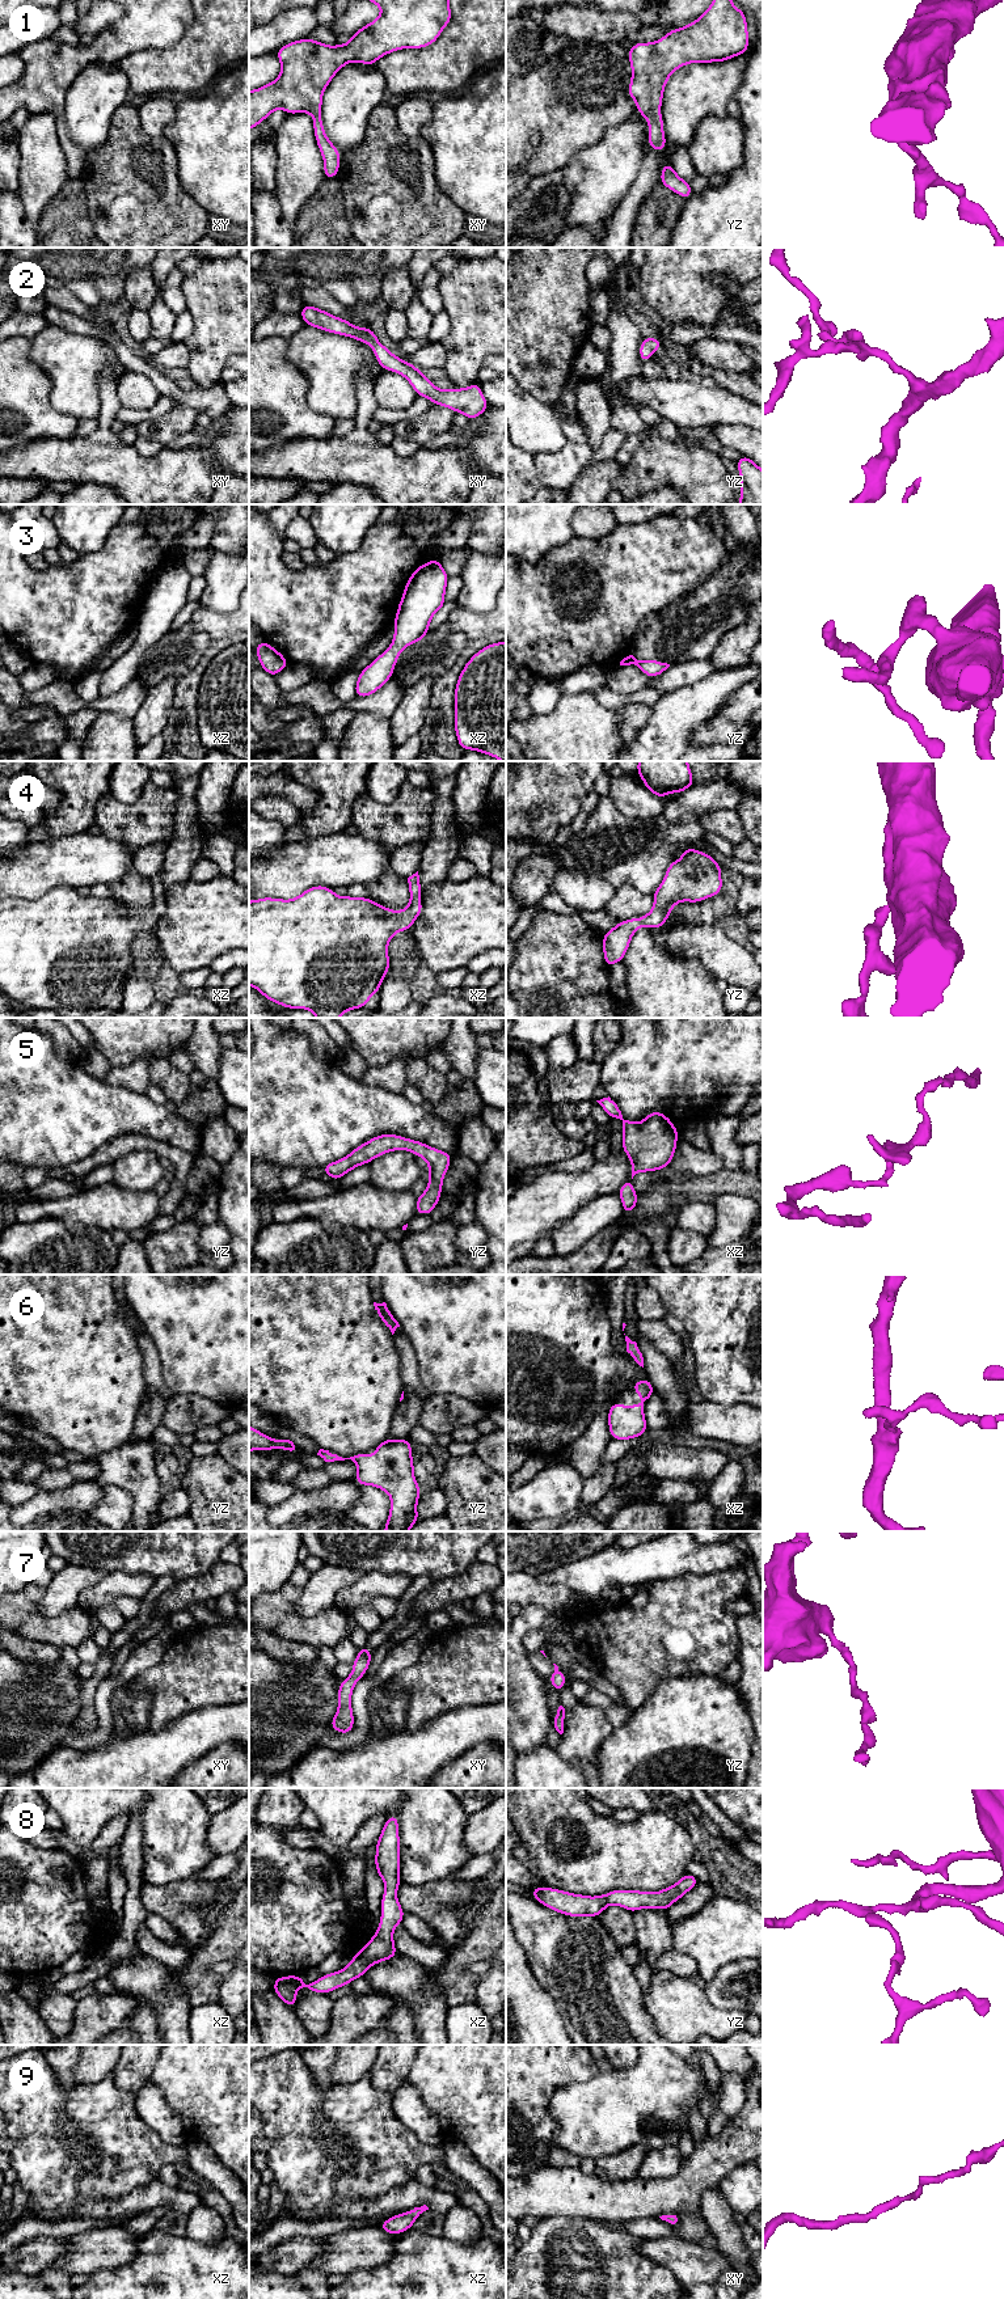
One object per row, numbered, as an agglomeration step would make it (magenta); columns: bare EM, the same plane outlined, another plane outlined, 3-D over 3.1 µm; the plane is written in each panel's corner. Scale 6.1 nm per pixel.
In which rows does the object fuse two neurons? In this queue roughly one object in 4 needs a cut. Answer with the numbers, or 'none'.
none

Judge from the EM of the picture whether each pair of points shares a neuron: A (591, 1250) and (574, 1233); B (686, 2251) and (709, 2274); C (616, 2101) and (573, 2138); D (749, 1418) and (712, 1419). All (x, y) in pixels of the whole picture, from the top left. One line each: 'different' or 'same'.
A: different
B: same
C: same
D: same

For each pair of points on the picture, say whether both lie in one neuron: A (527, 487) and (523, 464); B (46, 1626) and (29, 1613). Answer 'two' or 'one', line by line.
A: one
B: one

